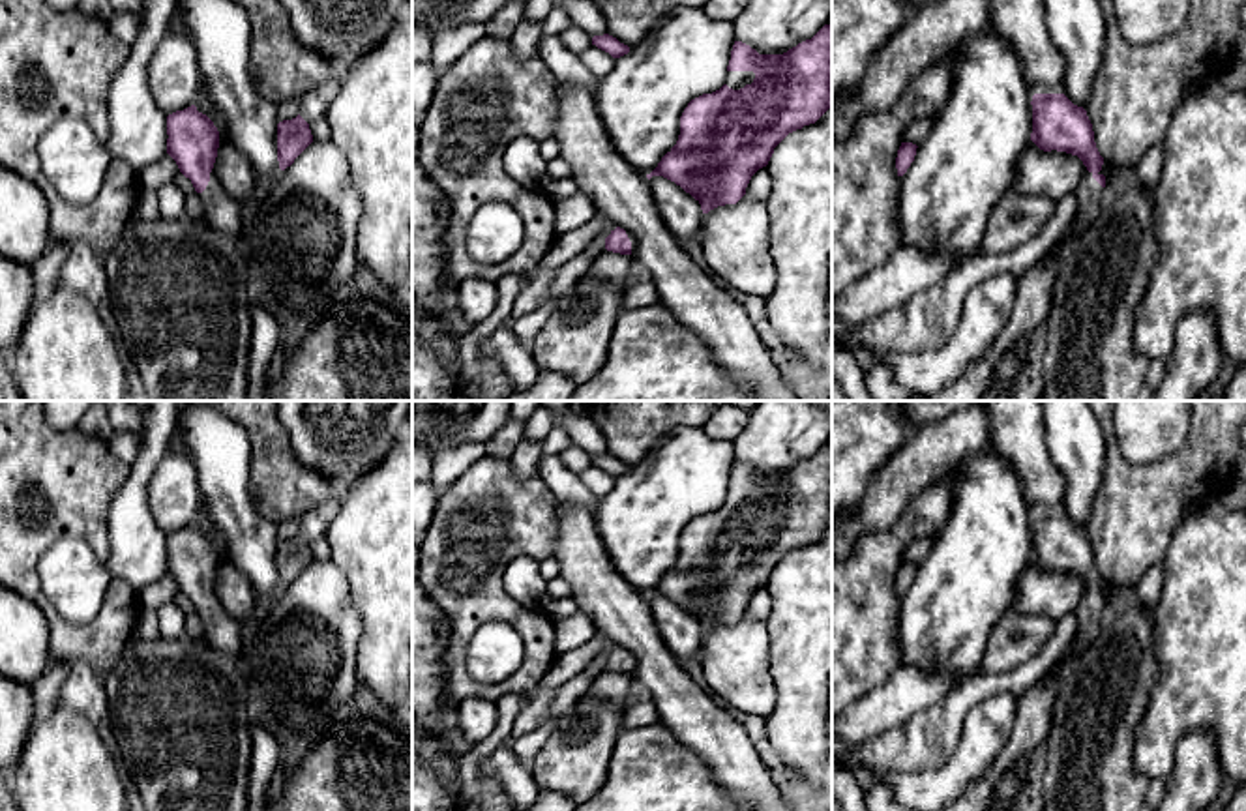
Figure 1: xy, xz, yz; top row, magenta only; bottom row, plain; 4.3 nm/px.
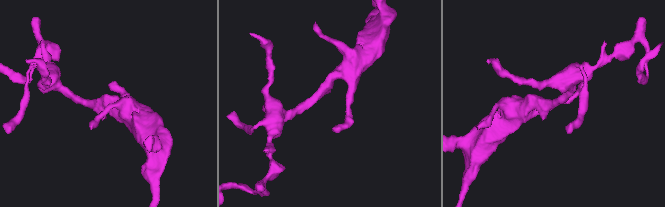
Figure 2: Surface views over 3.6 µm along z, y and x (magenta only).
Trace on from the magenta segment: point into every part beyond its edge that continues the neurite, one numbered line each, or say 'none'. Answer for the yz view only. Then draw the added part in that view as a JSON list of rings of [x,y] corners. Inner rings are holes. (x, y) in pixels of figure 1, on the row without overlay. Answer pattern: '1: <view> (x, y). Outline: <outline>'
1: yz (1091, 615). Outline: [[[1090,597],[1075,611],[1075,618],[1077,618],[1075,637],[1070,641],[1068,648],[1061,656],[1064,676],[1074,665],[1074,661],[1079,657],[1083,648],[1096,639],[1102,624],[1107,620],[1107,611],[1094,597]]]

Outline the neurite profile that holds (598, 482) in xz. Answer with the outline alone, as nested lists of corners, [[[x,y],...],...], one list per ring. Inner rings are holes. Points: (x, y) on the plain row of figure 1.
[[[590,464],[583,472],[579,472],[579,478],[596,498],[605,496],[615,487],[616,479],[596,464]]]

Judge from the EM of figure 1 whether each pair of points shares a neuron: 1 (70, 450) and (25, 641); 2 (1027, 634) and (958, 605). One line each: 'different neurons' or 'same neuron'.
1: different neurons
2: different neurons

